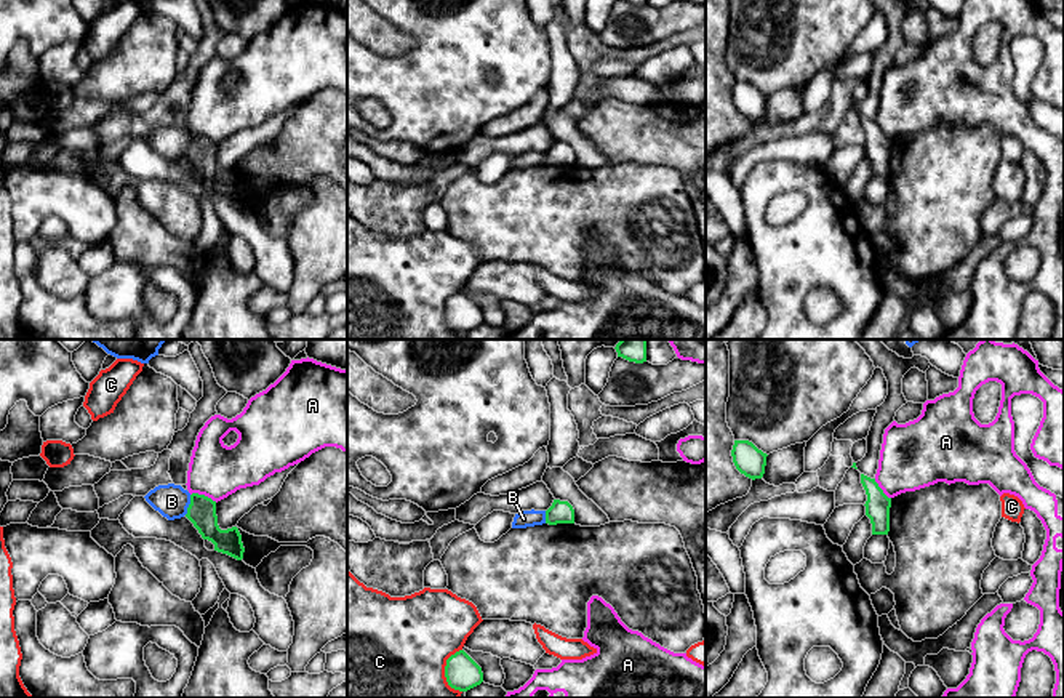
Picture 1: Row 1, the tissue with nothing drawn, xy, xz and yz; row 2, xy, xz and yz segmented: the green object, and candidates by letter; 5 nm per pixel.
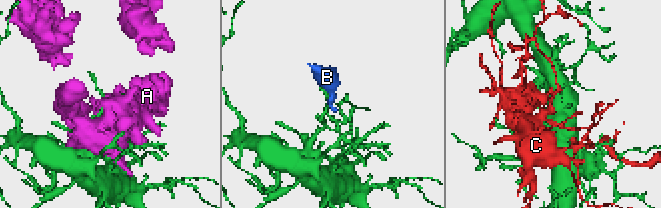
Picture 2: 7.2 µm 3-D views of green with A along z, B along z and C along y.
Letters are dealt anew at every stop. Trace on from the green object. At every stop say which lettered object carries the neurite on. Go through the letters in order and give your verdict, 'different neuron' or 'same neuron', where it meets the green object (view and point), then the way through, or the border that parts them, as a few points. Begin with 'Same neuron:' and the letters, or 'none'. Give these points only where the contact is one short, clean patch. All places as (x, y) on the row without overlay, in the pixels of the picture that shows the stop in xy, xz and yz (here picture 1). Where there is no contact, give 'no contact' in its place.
Same neuron: none
A: different neuron | xy (204, 136)
B: different neuron | xy (189, 146) | along xy (191, 136), (191, 144), (184, 156)
C: different neuron | xz (445, 312)

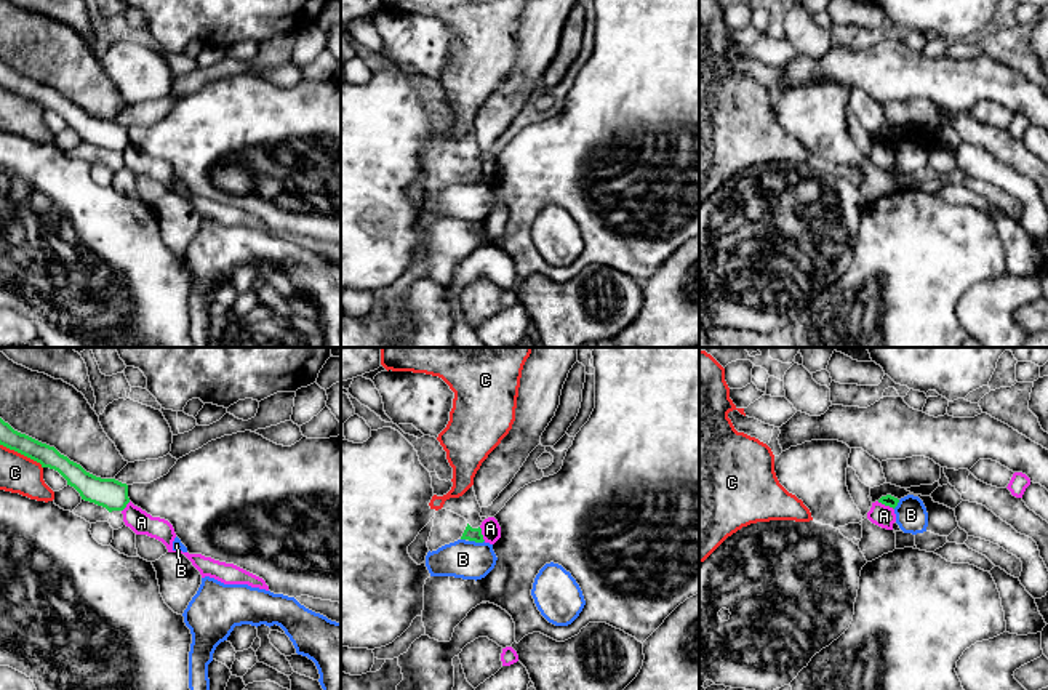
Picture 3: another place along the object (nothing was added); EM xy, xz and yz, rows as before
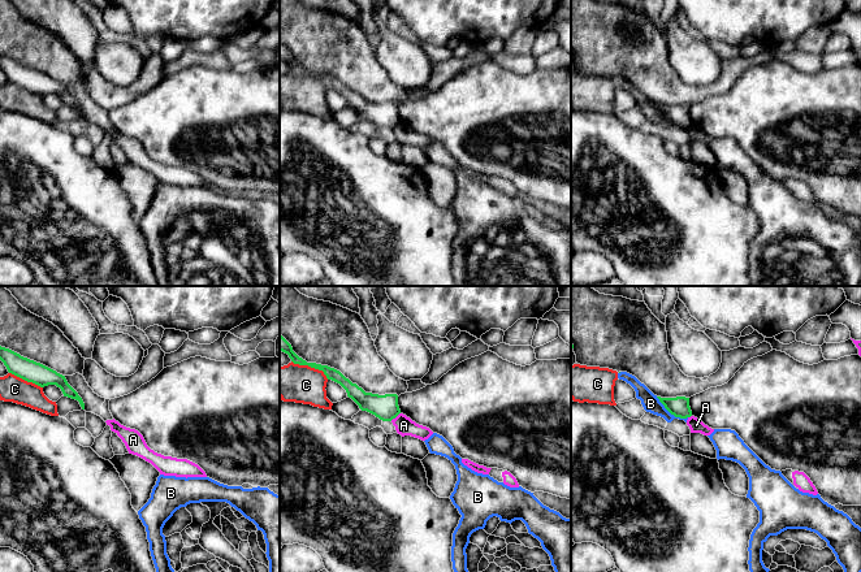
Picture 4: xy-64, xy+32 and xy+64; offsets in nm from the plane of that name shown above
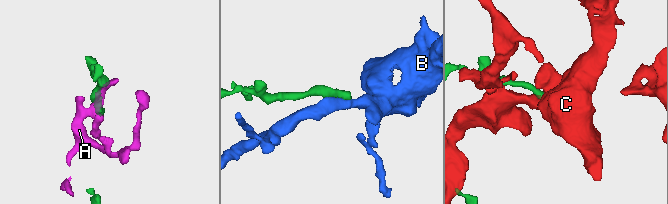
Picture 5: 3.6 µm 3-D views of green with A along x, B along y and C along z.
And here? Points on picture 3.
Same neuron: none
A: different neuron | yz (885, 146) | along yz (877, 143), (893, 151)
B: different neuron | xz (477, 183)
C: different neuron | xy (23, 95)

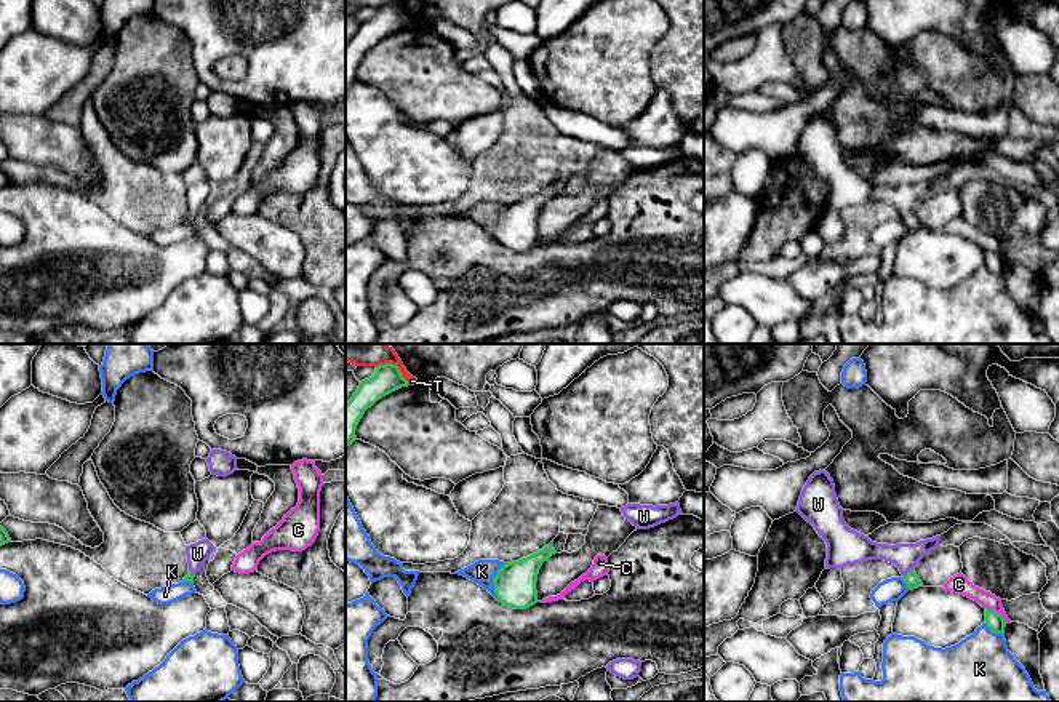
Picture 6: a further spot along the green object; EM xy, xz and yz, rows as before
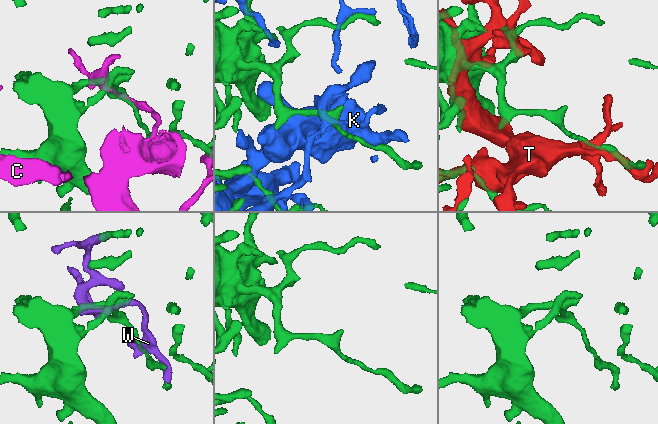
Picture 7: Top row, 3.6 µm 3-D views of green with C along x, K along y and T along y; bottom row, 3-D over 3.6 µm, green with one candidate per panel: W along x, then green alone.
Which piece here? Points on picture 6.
Same neuron: W
C: different neuron | yz (997, 255)
K: different neuron | xz (493, 224)
T: different neuron | xz (395, 7)
W: same neuron | yz (907, 215) | across yz (912, 223), (907, 215), (906, 199)

